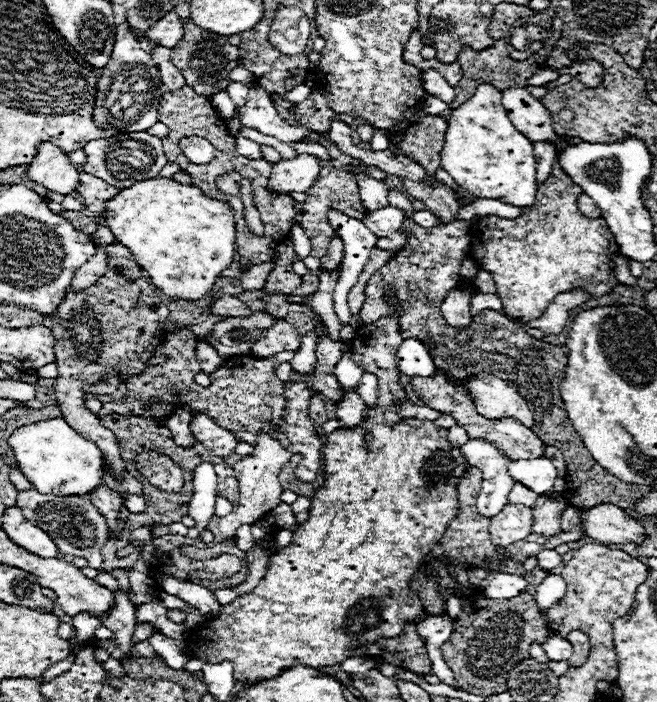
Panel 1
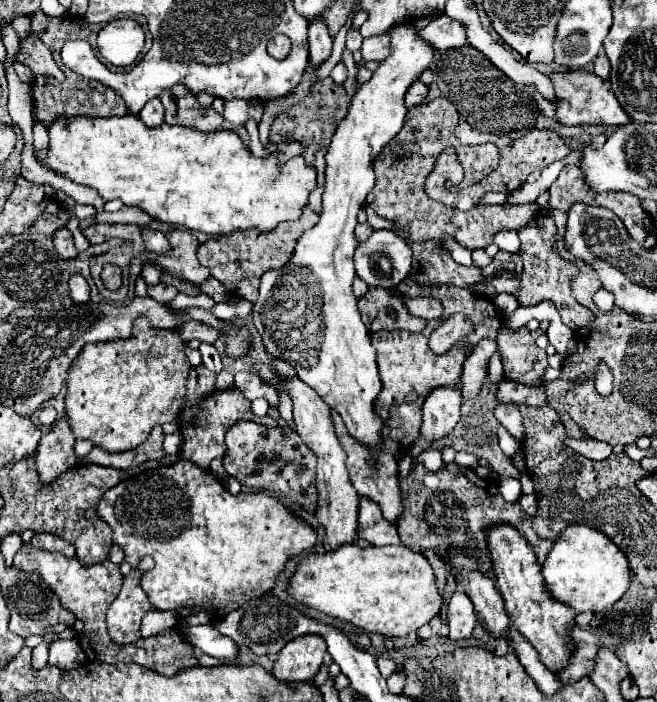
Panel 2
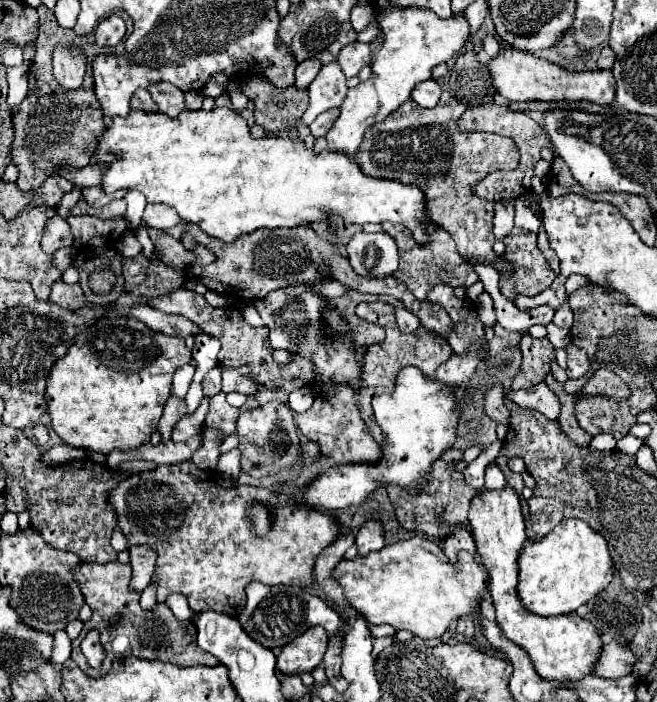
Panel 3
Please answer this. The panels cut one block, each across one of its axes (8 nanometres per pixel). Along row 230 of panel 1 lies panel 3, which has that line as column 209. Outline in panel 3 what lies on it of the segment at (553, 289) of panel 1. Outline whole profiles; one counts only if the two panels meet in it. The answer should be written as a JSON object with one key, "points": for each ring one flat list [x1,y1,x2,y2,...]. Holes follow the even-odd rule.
{"points":[[190,460,170,466,156,466,154,470,128,476,110,492,110,504,116,512,118,528,126,536,128,546,148,546,158,554,156,572,152,576,152,582,158,586,158,602,166,602,172,592,182,592,188,598,188,606,196,614,208,610,230,616,240,614,242,606,246,604,244,588,252,580,264,584,310,586,316,556,338,536,338,526,330,516,312,508,282,502,266,488,226,480,218,470,200,470],[254,502,264,504,272,516,272,530,264,536,254,532,254,526,248,518,248,510,254,506]]}

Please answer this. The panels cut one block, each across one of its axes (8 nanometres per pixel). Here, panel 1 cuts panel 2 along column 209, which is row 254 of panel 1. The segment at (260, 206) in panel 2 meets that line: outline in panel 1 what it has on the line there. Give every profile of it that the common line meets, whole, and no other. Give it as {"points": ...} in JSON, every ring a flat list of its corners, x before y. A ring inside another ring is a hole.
{"points":[[152,178,134,182,130,188,120,190,112,200,106,200,108,226,118,242,122,242,148,272,152,284,170,300,200,300,204,298,222,270,230,268,234,260,236,236,234,216,226,202,206,198,198,188,180,186,170,178]]}

